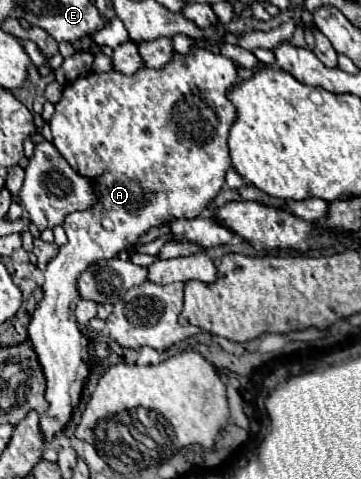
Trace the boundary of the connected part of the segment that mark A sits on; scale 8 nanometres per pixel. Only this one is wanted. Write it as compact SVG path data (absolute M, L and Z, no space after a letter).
M194 48L190 54L174 52L170 64L156 70L140 68L132 76L120 72L90 72L64 88L56 112L50 118L54 146L74 170L94 178L98 202L90 210L66 216L62 226L68 242L60 246L58 254L48 262L44 270L46 280L42 284L42 298L30 316L28 336L36 348L48 382L46 400L50 402L50 408L40 416L40 430L46 440L50 440L70 420L70 386L76 380L76 374L80 374L78 368L82 364L82 332L74 316L76 302L80 300L76 286L78 276L90 264L118 256L120 250L134 244L136 238L152 226L178 218L194 218L216 198L224 184L224 174L230 168L226 138L236 112L226 94L234 84L236 64L230 58L214 54L208 48Z

